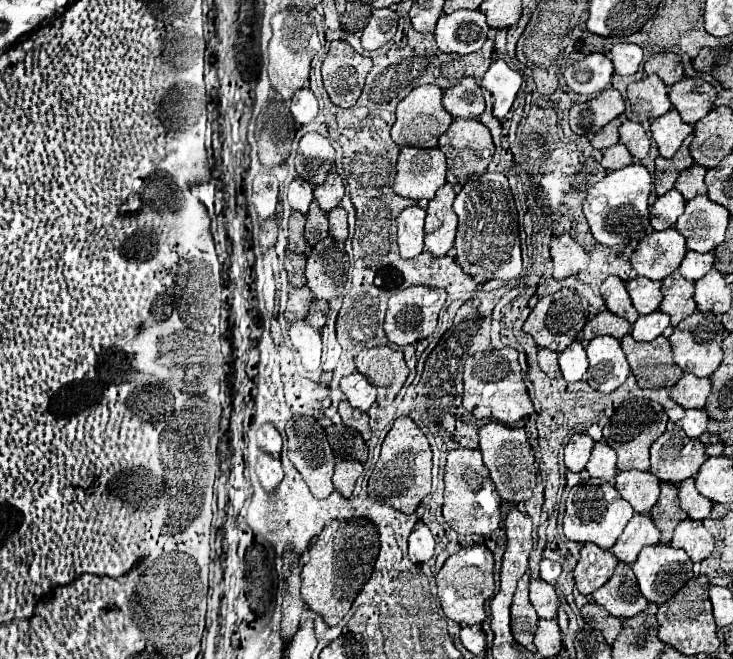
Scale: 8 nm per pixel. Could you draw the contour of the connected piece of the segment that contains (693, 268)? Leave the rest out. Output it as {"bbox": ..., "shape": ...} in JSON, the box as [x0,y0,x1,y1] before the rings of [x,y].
{"bbox":[680,252,716,280],"shape":[[[686,252],[686,256],[684,256],[684,262],[680,264],[680,274],[684,274],[684,278],[688,278],[688,280],[700,280],[704,274],[708,274],[708,270],[712,270],[712,266],[714,266],[714,260],[716,260],[716,256],[714,256],[714,252],[704,252],[704,254],[700,254],[700,252]]]}

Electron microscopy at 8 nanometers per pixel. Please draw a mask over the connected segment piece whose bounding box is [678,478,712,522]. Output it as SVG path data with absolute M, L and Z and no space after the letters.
M688 478L684 482L680 482L680 508L692 518L692 520L704 520L708 518L708 514L712 512L712 502L708 502L708 498L704 498L700 492L696 492L694 486L694 478Z

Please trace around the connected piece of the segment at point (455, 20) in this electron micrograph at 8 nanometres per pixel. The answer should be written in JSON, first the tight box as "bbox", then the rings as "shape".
{"bbox":[436,10,488,54],"shape":[[[460,10],[442,14],[436,26],[436,44],[446,54],[472,54],[478,52],[488,38],[486,16],[480,10]]]}

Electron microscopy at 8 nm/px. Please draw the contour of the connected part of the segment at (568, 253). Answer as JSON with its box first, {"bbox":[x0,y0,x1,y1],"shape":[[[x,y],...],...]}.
{"bbox":[550,234,588,280],"shape":[[[568,234],[558,236],[550,242],[550,254],[554,262],[554,278],[564,280],[588,268],[588,254]]]}

